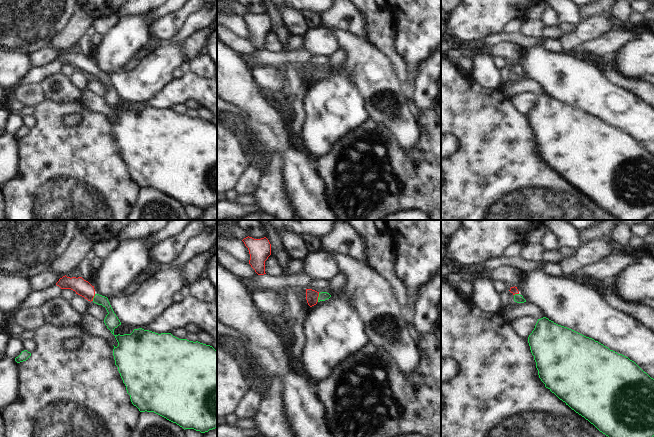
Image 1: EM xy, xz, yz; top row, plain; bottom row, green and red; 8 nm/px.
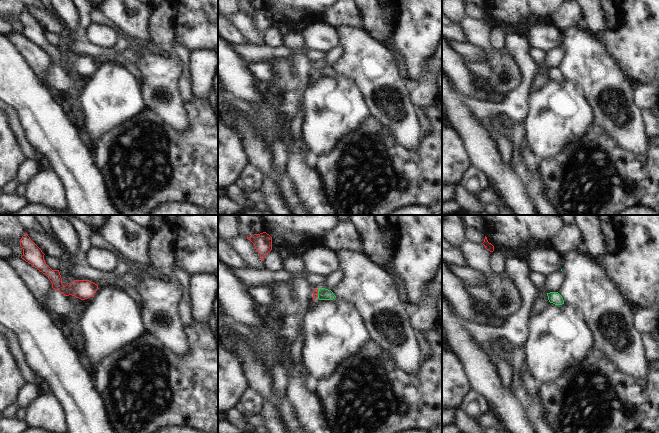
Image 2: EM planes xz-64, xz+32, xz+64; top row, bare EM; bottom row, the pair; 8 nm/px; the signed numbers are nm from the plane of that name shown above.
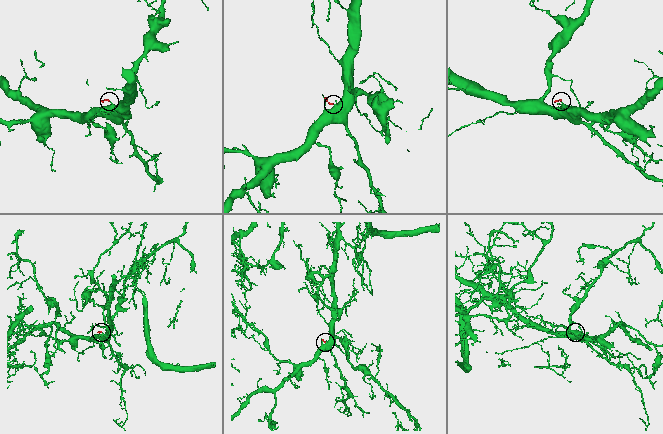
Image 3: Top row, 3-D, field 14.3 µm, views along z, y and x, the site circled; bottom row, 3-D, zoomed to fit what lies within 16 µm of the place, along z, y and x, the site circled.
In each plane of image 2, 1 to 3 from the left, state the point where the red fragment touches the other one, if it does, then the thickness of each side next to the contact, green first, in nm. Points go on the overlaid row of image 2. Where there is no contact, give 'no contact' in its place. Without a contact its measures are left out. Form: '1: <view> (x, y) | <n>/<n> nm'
1: no contact
2: xz+32 (318, 293) | 100/50 nm
3: no contact

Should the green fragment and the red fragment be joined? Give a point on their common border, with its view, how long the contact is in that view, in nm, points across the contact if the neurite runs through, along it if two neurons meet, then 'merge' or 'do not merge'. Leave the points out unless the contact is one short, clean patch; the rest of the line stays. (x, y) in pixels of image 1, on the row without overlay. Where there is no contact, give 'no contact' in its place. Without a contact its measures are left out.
xz (318, 73) | 70 nm | across xz (323, 72), (318, 73), (312, 72) | merge

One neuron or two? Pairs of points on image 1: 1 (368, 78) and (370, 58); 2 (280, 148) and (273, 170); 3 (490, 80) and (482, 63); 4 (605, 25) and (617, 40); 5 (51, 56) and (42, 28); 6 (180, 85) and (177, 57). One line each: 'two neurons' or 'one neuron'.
1: one neuron
2: two neurons
3: one neuron
4: two neurons
5: two neurons
6: two neurons

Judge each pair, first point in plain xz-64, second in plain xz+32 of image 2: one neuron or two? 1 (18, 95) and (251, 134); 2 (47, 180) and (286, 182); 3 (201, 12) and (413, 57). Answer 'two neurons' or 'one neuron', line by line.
1: two neurons
2: two neurons
3: one neuron

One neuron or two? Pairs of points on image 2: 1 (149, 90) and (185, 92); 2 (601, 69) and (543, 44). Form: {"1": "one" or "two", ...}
{"1": "two", "2": "two"}

